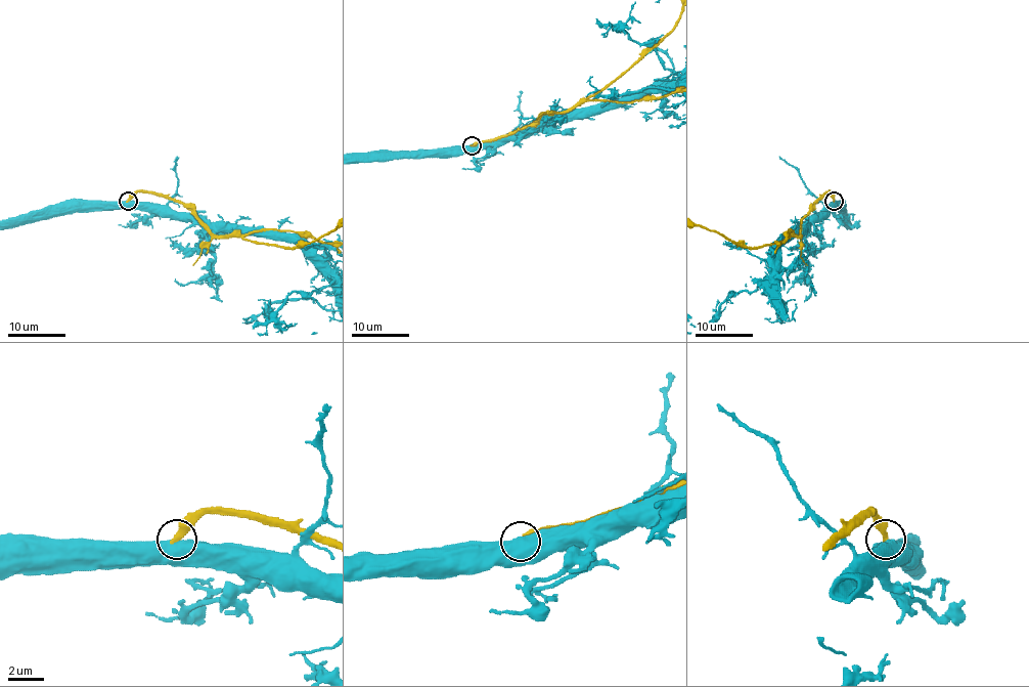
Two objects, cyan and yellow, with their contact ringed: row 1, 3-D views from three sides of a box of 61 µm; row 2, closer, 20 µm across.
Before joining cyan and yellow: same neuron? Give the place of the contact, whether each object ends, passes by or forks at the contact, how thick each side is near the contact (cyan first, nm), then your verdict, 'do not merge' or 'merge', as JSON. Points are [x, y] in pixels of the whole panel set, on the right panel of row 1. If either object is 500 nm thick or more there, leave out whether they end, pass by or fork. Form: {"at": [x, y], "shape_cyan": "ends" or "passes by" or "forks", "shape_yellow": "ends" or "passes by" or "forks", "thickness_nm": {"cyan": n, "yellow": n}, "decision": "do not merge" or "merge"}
{"at": [834, 201], "thickness_nm": {"cyan": 750, "yellow": 360}, "decision": "do not merge"}

